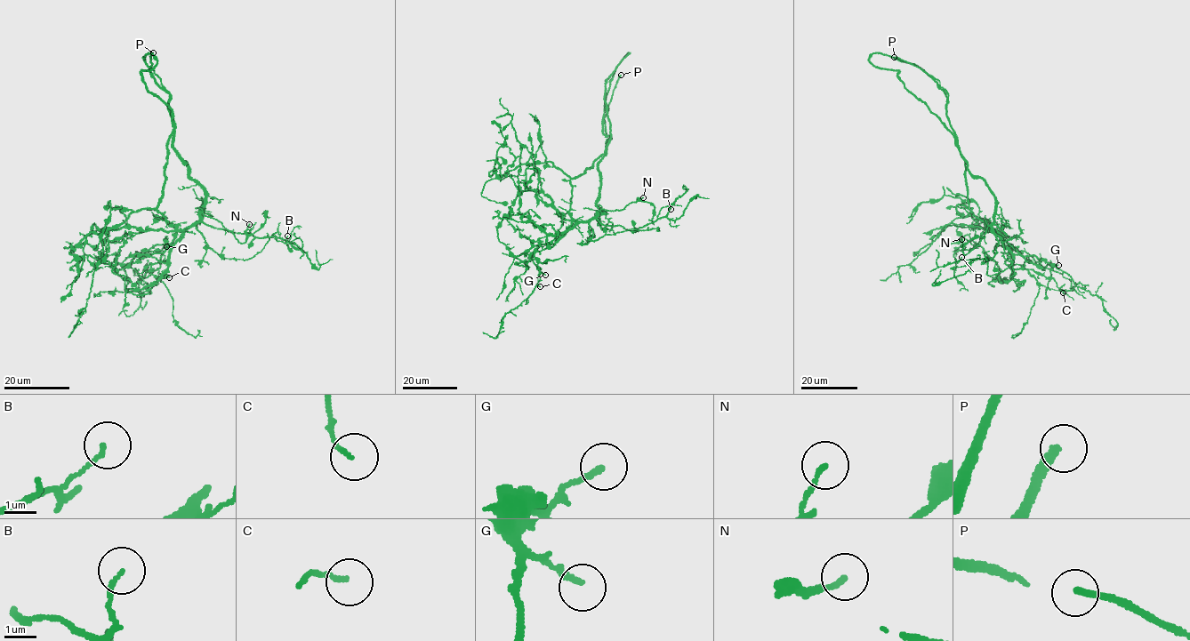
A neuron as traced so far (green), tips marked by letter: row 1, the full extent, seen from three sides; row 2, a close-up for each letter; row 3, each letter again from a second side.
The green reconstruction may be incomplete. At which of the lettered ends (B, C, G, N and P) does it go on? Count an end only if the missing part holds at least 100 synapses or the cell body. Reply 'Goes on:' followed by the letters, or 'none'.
Goes on: P

